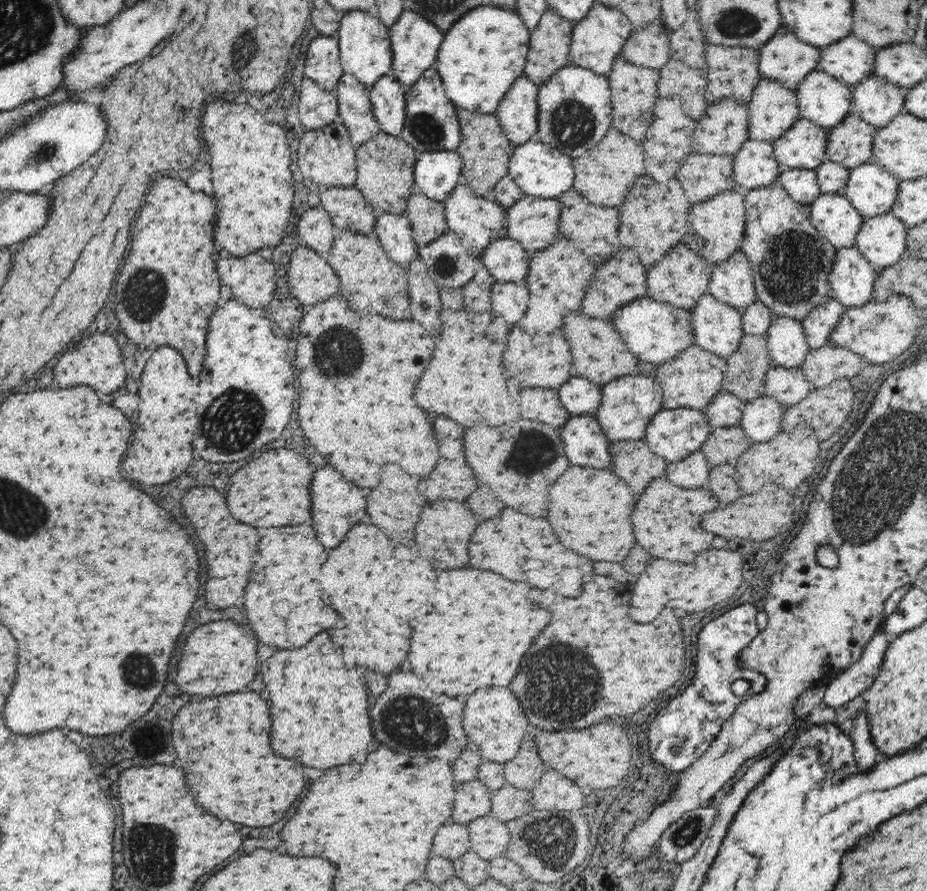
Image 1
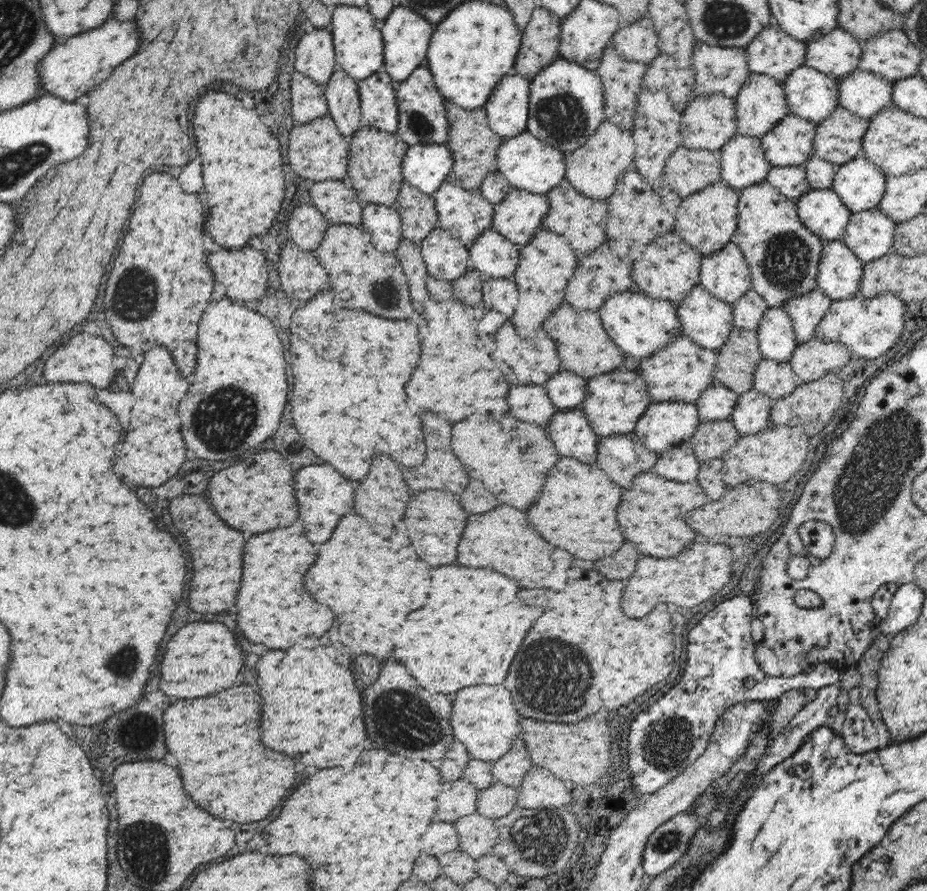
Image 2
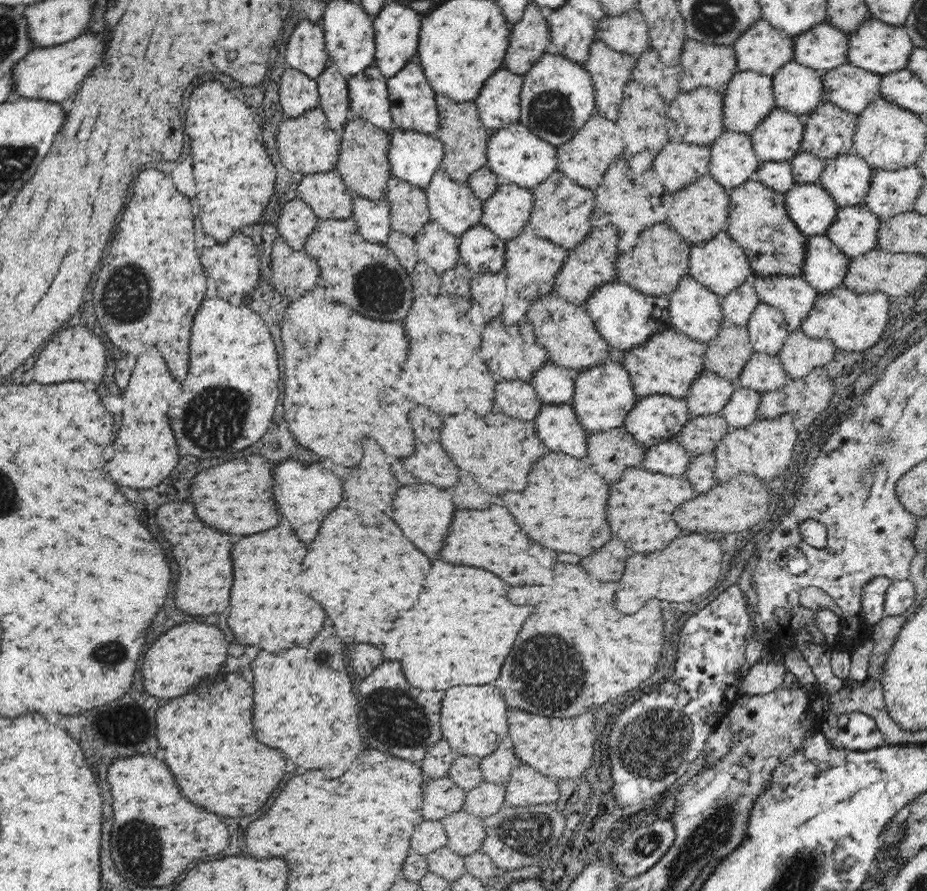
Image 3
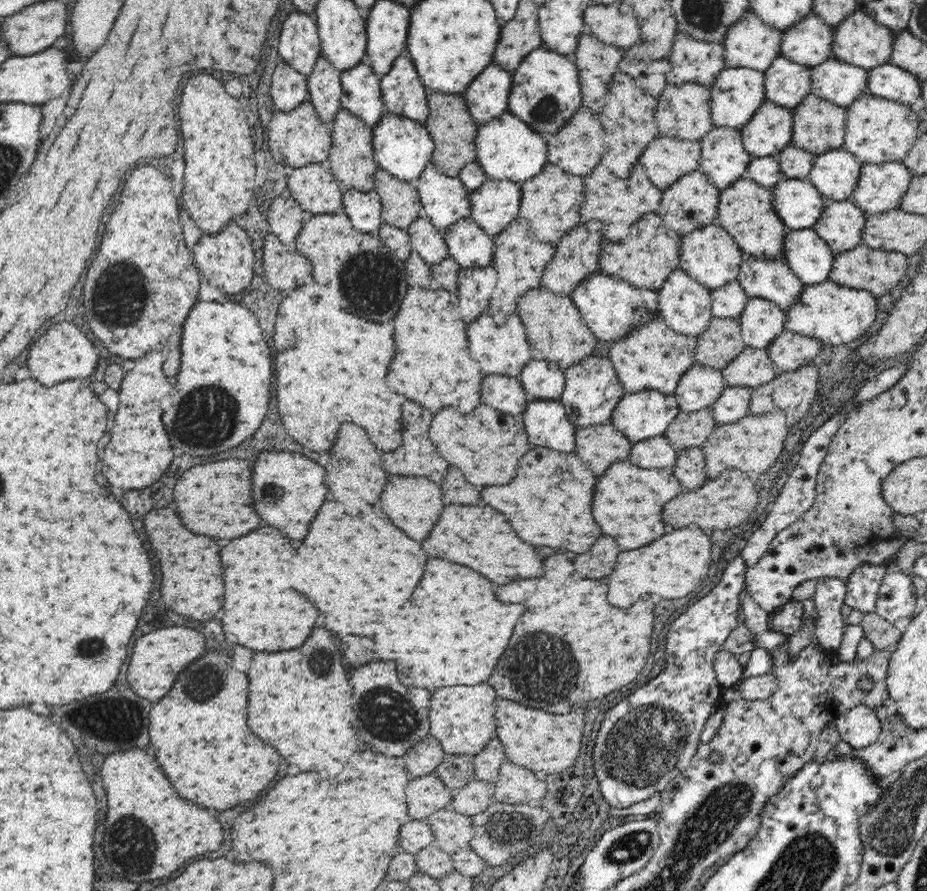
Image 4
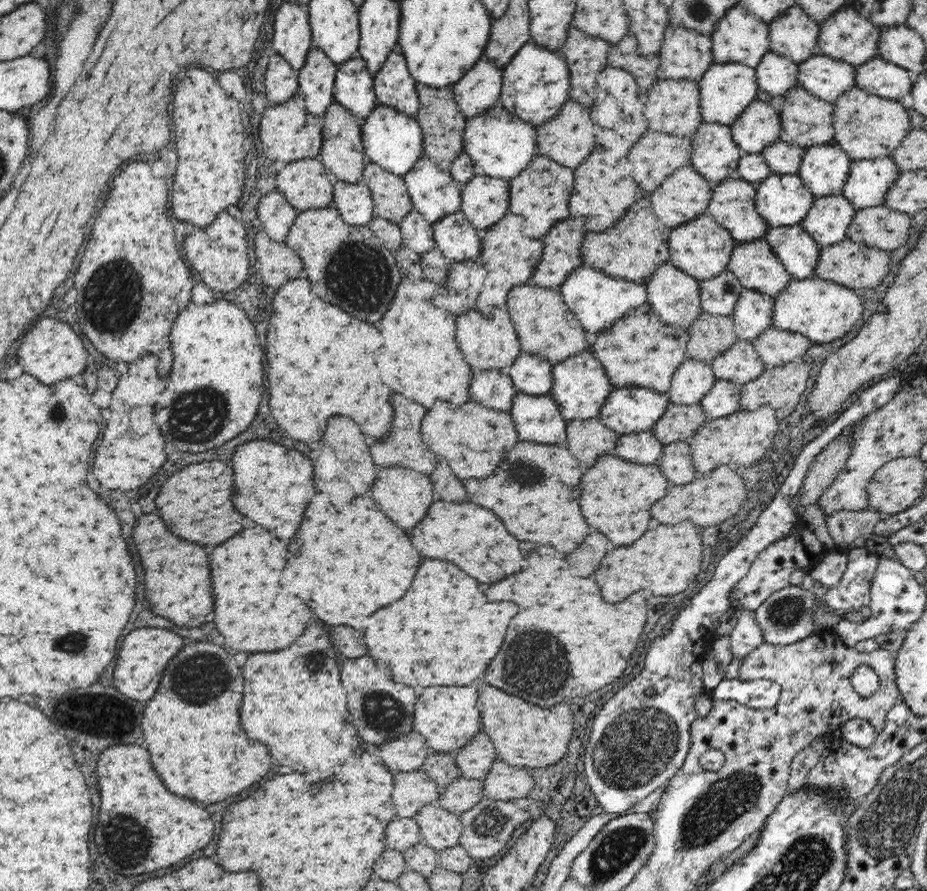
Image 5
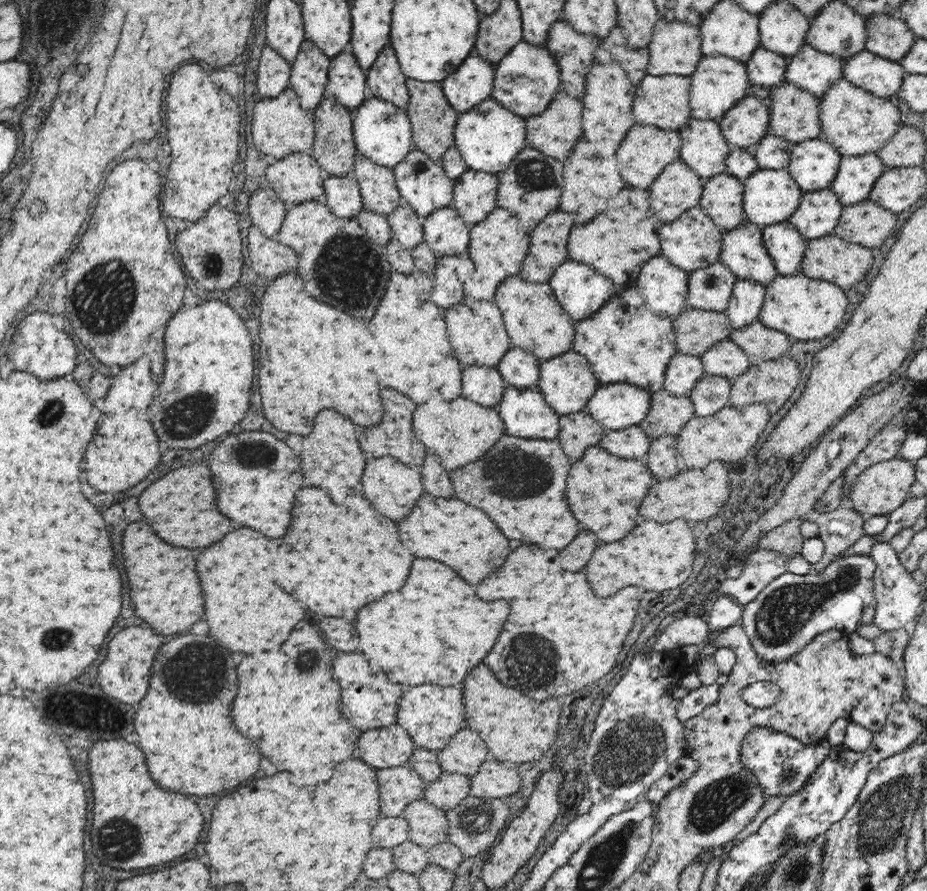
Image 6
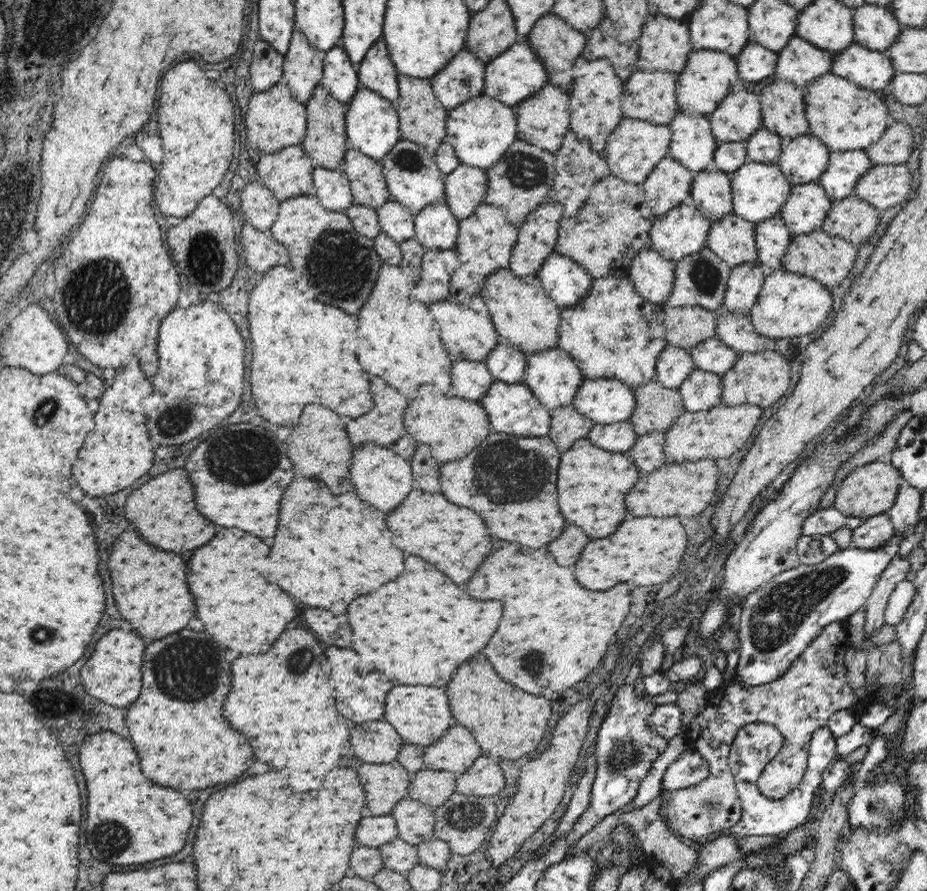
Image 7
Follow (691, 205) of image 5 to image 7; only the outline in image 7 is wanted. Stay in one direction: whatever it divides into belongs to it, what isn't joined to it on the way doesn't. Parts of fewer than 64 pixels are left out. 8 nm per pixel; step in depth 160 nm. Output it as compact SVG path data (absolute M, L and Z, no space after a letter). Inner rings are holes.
M670 156L652 170L642 183L646 203L660 217L672 208L691 201L694 173Z

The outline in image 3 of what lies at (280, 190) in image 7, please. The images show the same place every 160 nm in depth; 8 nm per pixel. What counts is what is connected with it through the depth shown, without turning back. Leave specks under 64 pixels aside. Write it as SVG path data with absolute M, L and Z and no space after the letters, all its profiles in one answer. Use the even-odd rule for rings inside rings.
M336 171L304 175L297 198L308 203L320 219L352 219L354 195Z

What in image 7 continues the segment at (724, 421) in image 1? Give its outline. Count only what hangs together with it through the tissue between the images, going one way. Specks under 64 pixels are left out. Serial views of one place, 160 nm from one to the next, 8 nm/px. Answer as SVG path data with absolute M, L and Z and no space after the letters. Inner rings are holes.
M668 345L656 361L656 380L662 386L678 390L695 369L692 355L686 349Z

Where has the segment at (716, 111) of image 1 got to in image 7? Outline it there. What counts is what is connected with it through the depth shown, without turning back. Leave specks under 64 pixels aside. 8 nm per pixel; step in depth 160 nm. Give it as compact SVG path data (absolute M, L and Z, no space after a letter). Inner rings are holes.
M636 71L625 81L621 105L626 118L648 121L670 127L672 119L680 112L677 100L679 74L670 71Z

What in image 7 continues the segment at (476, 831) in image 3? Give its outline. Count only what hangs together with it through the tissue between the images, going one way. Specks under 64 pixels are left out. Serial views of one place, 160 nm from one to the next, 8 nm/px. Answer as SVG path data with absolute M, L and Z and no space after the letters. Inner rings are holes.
M407 796L399 800L391 814L397 822L399 837L420 846L435 840L436 817L434 808Z

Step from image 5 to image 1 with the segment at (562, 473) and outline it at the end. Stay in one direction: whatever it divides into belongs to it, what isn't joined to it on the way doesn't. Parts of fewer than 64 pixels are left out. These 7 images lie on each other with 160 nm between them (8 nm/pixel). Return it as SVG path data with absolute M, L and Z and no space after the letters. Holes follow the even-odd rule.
M570 466L550 486L550 522L560 542L590 560L622 562L634 548L632 512L636 498L630 486L604 469Z

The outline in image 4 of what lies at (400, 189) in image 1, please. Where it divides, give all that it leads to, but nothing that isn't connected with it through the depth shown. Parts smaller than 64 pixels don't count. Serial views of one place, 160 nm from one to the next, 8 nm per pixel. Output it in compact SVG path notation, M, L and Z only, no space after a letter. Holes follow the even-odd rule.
M342 108L331 124L332 147L328 169L344 188L364 192L375 190L375 174L379 170L374 158L374 132L360 117Z

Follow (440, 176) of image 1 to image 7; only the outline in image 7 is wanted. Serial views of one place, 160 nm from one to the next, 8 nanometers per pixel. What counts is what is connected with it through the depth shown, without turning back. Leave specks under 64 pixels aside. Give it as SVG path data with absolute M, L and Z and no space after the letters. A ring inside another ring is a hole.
M364 86L356 91L347 105L345 125L347 148L359 150L379 163L402 139L401 120L395 103Z

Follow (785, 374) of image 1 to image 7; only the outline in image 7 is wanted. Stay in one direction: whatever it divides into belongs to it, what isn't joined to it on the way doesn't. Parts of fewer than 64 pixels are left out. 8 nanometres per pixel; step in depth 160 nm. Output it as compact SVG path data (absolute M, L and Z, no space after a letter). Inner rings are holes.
M714 336L703 340L688 350L692 355L695 368L723 375L739 359L739 353Z

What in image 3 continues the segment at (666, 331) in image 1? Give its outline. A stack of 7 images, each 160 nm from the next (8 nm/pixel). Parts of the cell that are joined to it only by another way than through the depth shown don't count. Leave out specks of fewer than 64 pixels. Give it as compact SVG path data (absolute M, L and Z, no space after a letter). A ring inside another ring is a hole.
M620 280L610 281L598 287L584 307L609 346L626 352L642 346L653 334L672 328L668 297L644 294Z

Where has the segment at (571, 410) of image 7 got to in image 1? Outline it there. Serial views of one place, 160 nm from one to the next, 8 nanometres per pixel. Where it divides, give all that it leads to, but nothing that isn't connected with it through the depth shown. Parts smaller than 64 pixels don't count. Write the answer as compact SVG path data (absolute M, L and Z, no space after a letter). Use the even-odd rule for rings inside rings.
M642 439L610 442L609 451L613 456L614 474L624 478L638 494L654 479L665 478L670 462L652 452Z

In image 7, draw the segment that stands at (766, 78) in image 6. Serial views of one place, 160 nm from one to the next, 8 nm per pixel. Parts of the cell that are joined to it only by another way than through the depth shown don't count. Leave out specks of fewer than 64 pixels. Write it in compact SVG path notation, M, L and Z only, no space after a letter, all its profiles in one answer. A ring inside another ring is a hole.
M751 40L735 59L740 78L760 82L775 73L778 53Z

